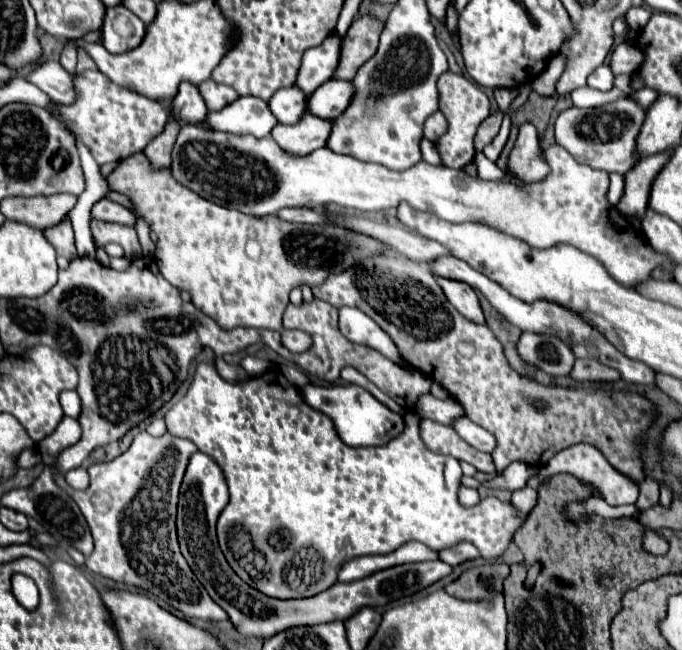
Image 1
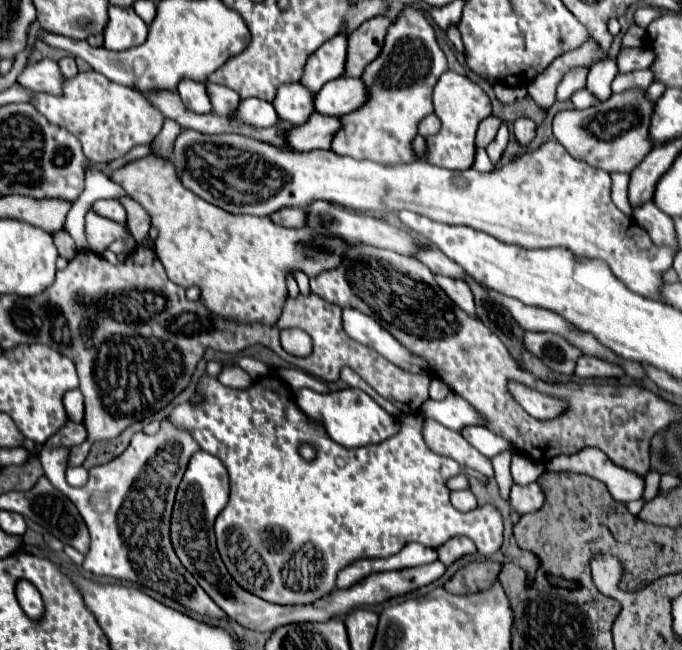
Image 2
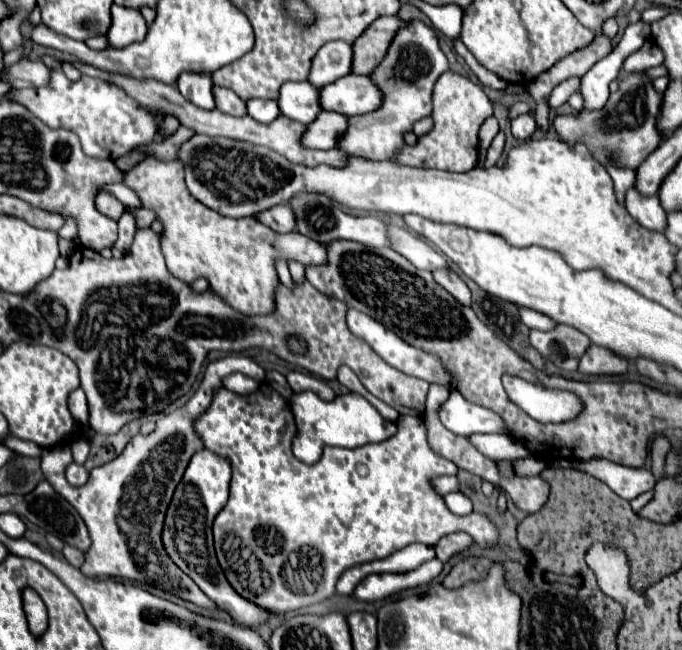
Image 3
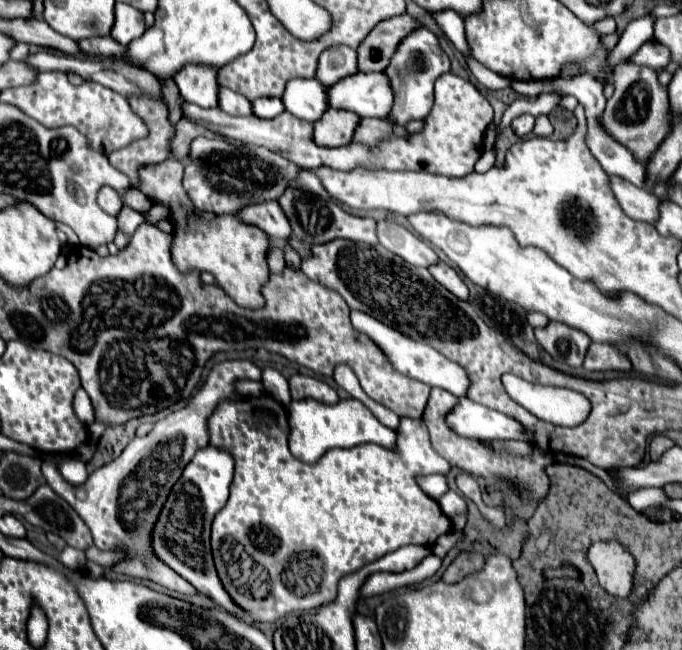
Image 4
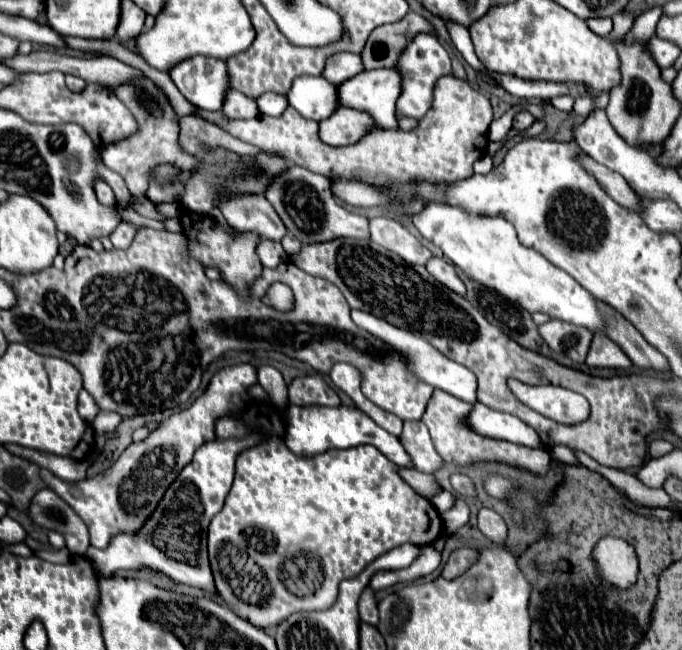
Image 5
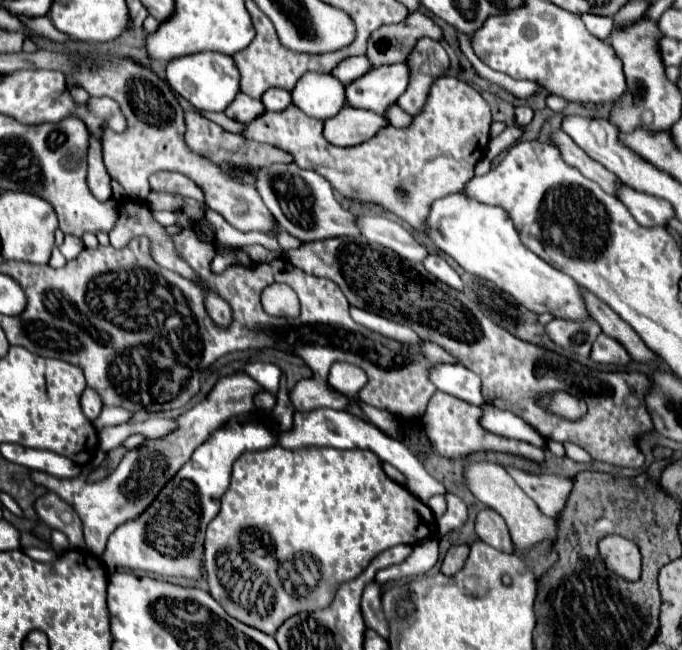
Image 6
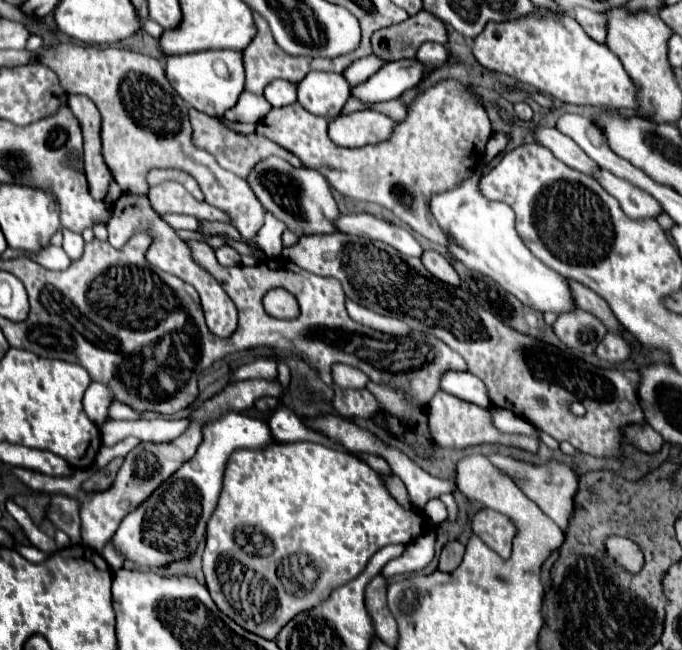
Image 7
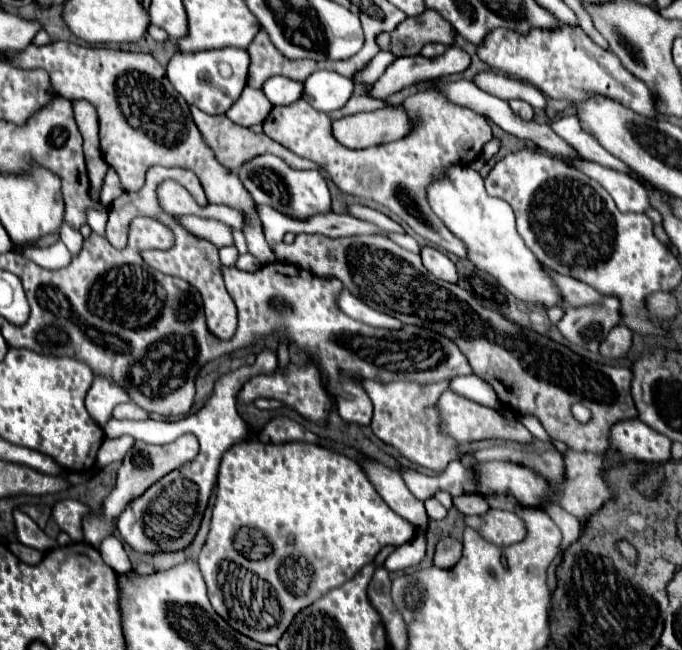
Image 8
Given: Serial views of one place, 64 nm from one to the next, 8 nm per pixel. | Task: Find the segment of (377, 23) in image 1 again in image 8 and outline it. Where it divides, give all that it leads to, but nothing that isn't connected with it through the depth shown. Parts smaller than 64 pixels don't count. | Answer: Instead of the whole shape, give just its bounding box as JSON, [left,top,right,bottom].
[380,10,456,56]

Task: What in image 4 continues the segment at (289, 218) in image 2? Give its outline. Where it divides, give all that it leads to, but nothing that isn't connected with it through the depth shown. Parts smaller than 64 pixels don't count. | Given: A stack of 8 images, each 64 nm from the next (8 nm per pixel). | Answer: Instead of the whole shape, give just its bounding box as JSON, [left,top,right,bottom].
[234,200,290,242]

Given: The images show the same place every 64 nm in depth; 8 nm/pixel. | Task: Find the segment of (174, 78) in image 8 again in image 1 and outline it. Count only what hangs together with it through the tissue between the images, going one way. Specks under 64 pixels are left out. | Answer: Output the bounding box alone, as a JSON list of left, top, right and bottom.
[170,82,208,124]

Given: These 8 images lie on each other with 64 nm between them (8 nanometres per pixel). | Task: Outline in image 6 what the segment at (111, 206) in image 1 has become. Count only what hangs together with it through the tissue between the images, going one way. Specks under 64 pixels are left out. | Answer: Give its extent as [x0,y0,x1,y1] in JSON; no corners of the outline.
[88,134,112,202]

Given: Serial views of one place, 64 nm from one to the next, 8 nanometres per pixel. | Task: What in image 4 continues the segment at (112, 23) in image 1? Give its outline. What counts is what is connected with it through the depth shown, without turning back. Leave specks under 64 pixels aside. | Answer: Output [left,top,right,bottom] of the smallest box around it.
[112,2,144,46]

